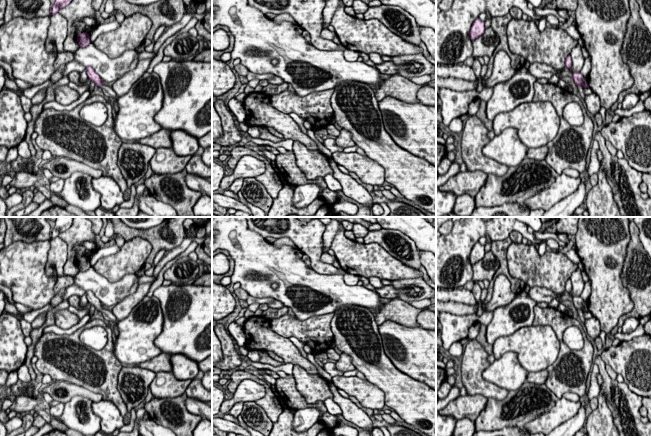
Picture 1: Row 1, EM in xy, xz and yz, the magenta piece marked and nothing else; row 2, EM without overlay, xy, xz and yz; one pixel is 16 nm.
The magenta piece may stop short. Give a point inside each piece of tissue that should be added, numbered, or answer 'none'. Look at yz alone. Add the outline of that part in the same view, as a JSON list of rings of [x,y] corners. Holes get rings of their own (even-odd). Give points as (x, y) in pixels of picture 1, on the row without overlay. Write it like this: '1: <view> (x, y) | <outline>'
none

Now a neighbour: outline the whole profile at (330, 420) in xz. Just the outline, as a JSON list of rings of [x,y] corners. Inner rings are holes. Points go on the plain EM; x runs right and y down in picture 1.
[[[326,411],[322,415],[322,420],[327,426],[334,428],[334,427],[336,427],[336,423],[337,423],[338,418],[336,415],[332,415]]]

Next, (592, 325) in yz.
[[[592,317],[590,319],[586,319],[585,327],[587,330],[588,335],[593,338],[594,340],[599,337],[601,328],[600,328],[600,322],[595,317]]]

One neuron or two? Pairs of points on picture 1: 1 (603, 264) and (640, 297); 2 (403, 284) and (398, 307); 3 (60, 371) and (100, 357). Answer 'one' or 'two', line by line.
1: two
2: two
3: one

